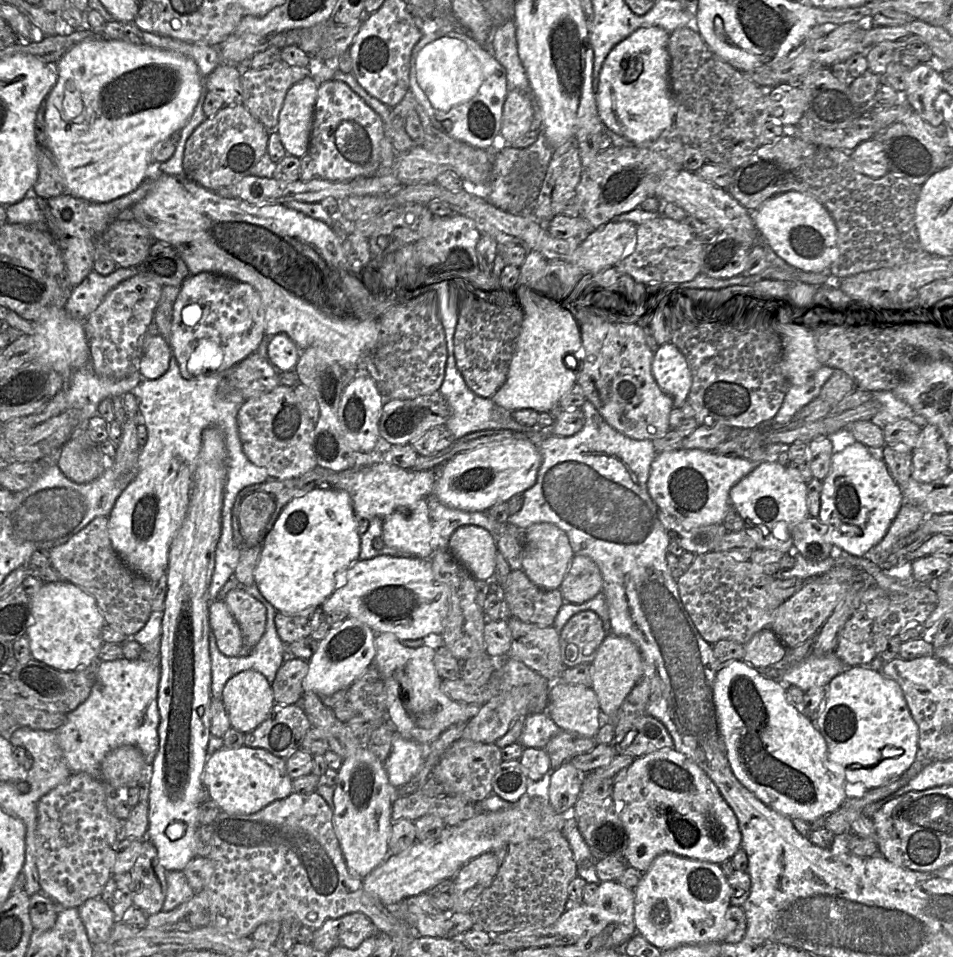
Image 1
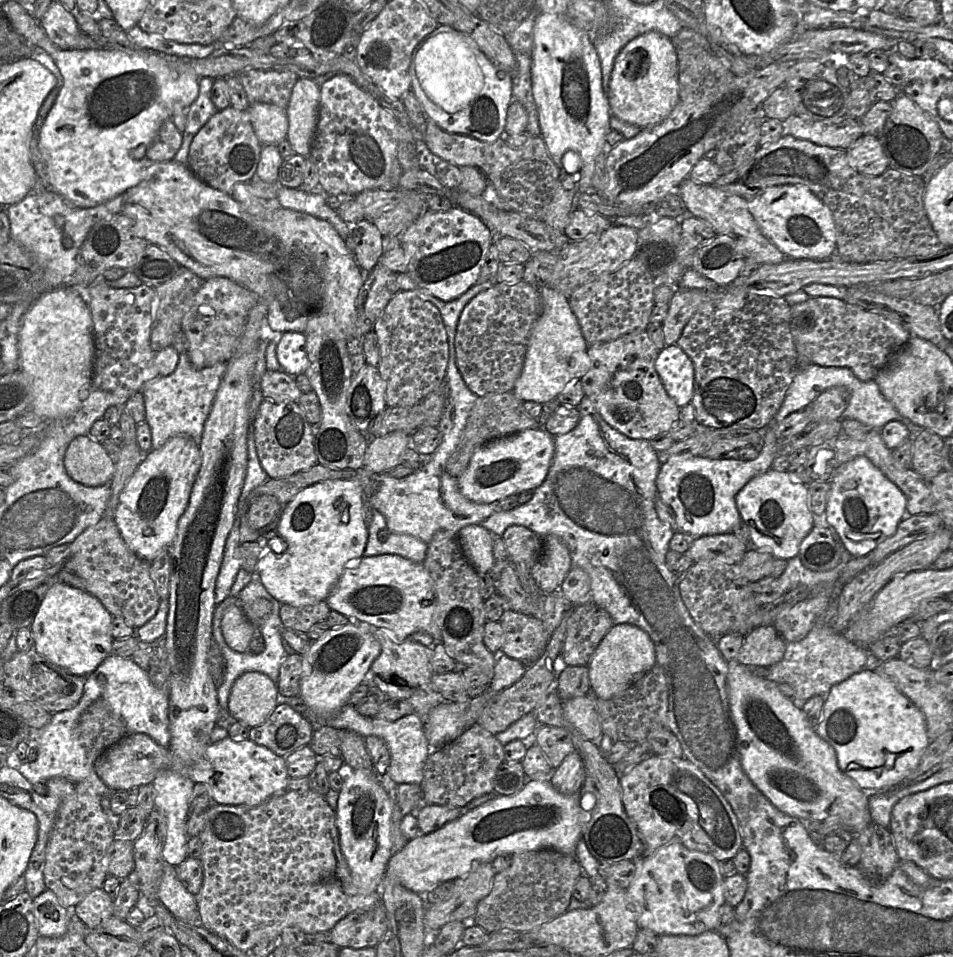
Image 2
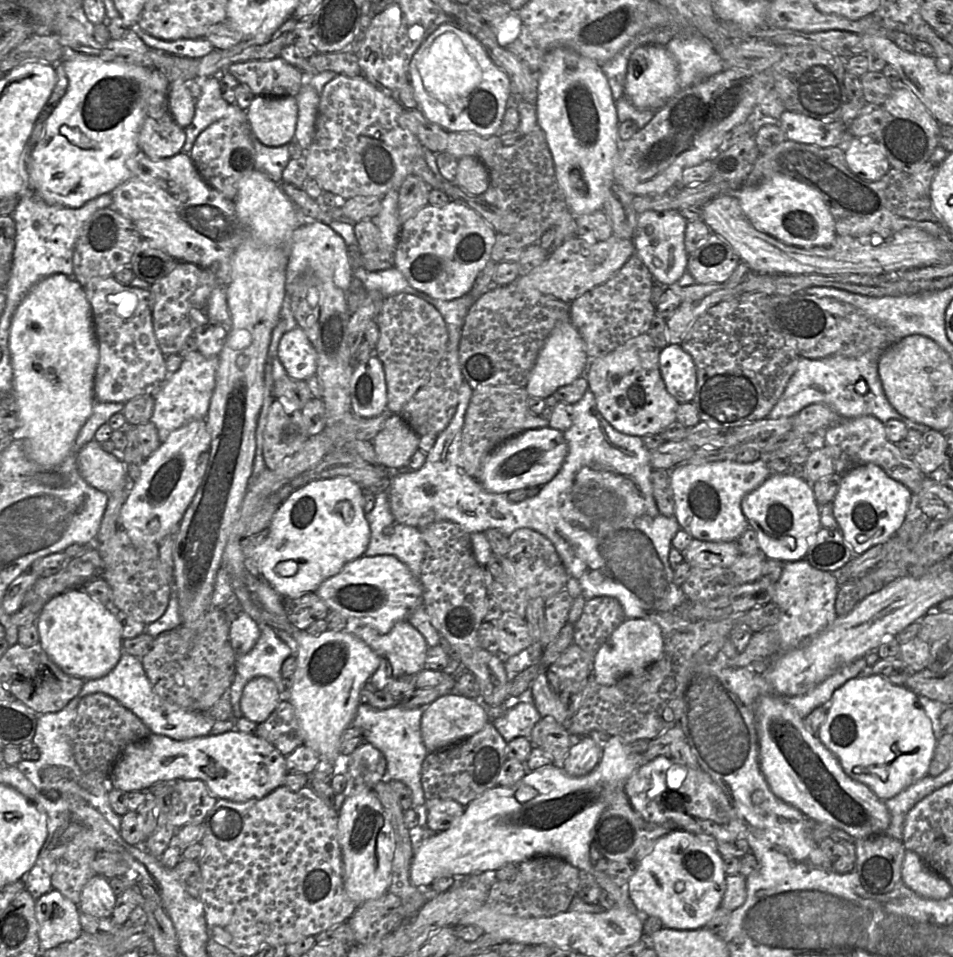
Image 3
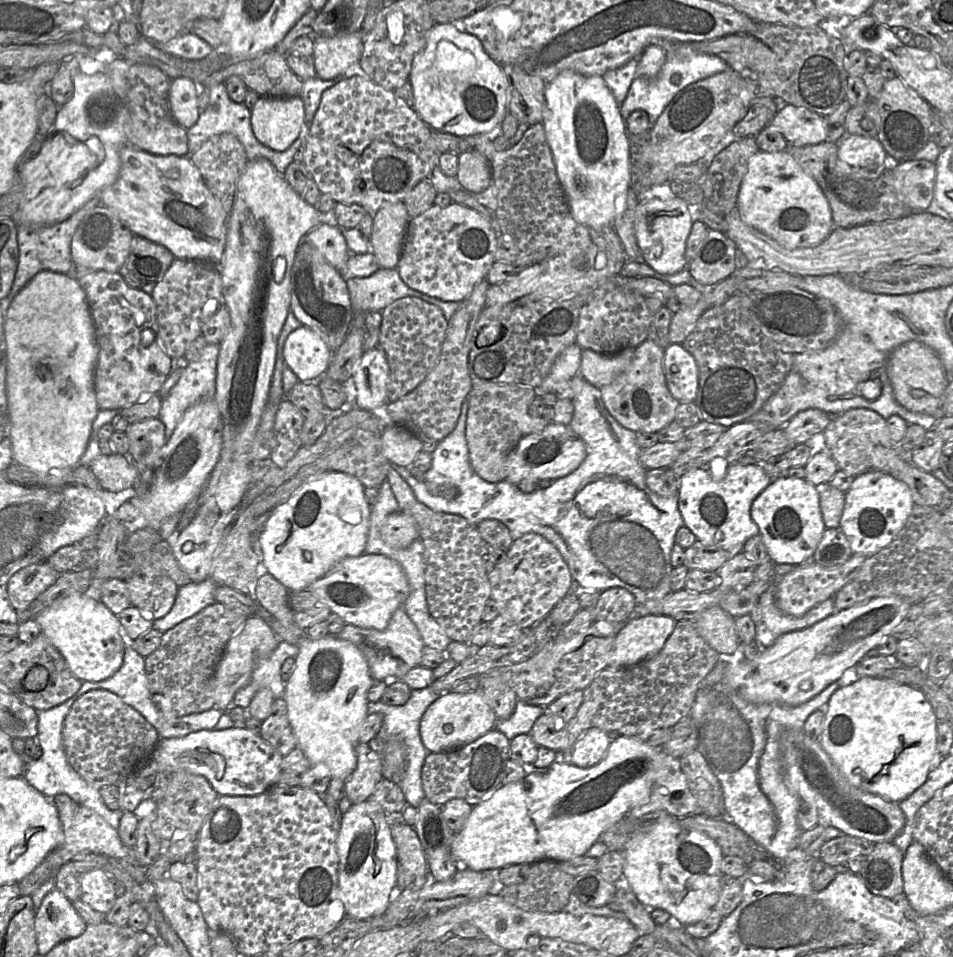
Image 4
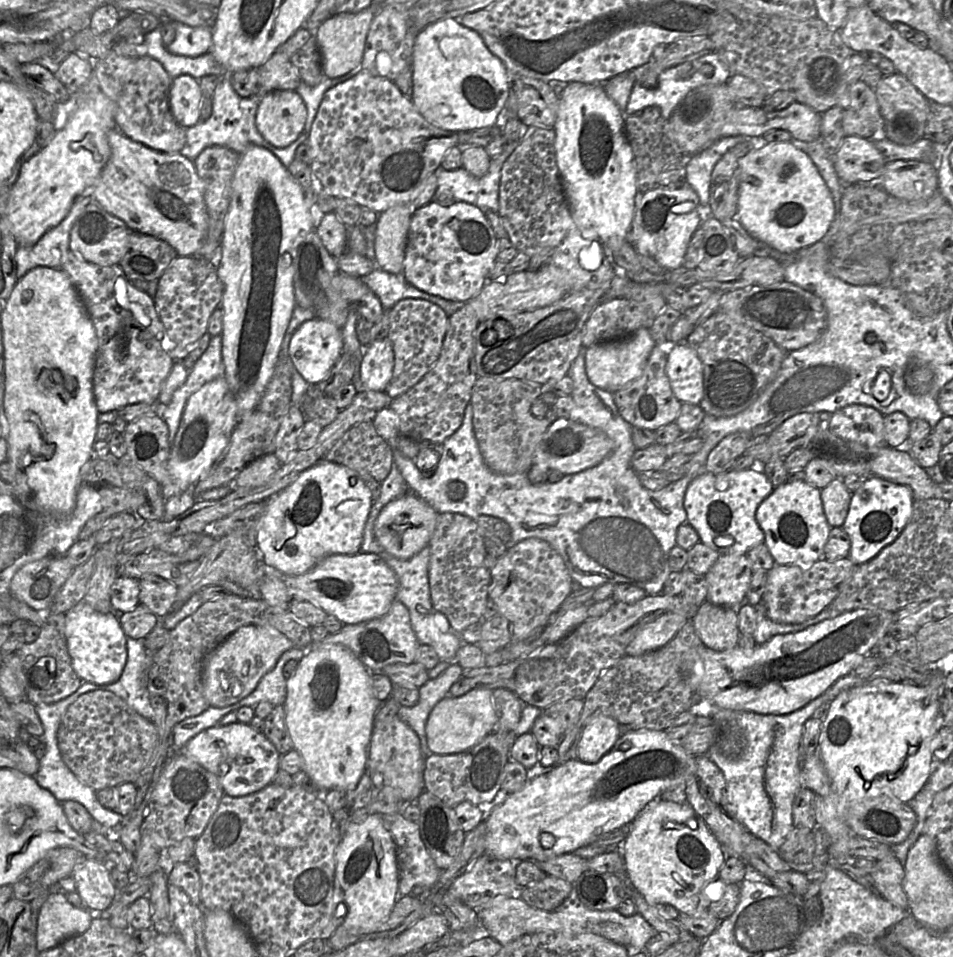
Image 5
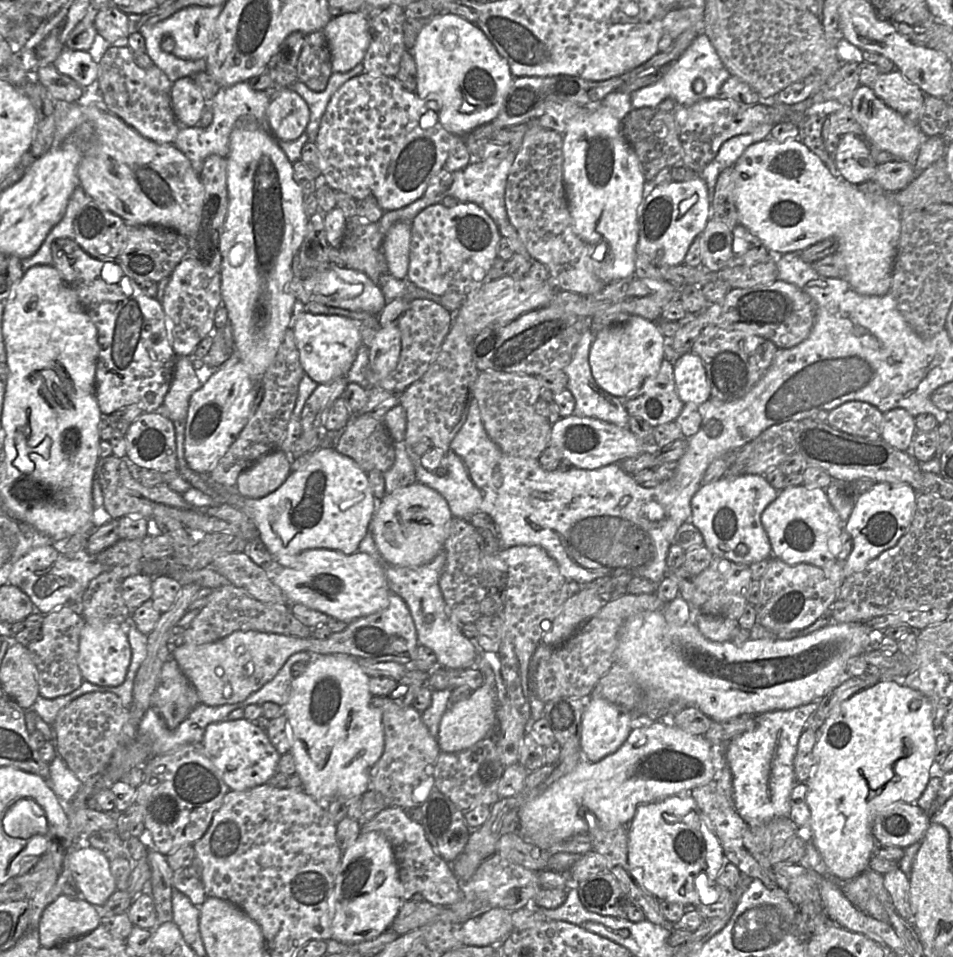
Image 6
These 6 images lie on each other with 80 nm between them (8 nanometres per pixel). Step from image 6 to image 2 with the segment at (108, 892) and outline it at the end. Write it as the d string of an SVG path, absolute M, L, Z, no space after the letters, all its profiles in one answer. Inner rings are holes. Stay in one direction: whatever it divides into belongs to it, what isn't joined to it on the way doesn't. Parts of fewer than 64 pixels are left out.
M104 888L96 889L74 908L74 914L88 929L95 929L113 916L113 900Z

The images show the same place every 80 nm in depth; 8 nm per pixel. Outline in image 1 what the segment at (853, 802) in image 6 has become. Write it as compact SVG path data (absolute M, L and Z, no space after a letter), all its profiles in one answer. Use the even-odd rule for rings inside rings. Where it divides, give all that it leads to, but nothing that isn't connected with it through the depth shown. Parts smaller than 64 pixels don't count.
M854 666L835 676L827 685L826 701L815 725L826 742L829 762L842 767L845 783L862 783L868 789L878 788L899 779L920 758L919 728L902 689L897 681L880 671Z

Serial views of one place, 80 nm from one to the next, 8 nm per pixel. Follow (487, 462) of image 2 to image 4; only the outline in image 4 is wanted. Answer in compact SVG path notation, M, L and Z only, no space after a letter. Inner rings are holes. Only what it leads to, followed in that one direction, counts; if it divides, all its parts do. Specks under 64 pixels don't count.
M550 423L542 431L524 436L508 454L505 480L515 485L523 479L556 480L576 470L585 457L585 443L568 425Z

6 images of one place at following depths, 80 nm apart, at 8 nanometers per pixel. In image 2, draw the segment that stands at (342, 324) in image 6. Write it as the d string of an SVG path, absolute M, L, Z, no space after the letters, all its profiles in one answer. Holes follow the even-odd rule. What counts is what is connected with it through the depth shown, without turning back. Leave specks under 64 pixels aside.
M284 332L279 337L277 359L284 372L291 376L305 374L308 367L306 341L306 334L300 332Z

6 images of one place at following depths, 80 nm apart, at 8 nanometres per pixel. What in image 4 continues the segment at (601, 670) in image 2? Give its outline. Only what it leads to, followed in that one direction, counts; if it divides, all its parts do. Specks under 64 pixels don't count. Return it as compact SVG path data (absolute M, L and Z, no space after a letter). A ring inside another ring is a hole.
M665 615L631 617L616 635L607 668L632 666L656 655L676 623L674 618Z

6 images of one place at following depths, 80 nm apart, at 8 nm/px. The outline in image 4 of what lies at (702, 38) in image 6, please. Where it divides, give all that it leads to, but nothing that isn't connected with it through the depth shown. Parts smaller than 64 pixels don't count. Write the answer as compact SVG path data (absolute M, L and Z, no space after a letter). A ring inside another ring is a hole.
M676 45L665 47L667 54L666 61L655 77L638 76L633 80L625 100L620 105L620 113L624 120L633 111L644 110L648 113L651 128L672 99L688 85L730 69L728 64L716 55L705 53L676 55L674 51L675 47Z

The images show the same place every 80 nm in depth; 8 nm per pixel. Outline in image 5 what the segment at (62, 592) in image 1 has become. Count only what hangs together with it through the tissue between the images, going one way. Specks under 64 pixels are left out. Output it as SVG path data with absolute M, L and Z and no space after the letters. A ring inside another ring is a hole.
M81 601L65 614L65 636L72 667L84 682L110 684L117 681L127 662L127 637L115 612L101 613Z

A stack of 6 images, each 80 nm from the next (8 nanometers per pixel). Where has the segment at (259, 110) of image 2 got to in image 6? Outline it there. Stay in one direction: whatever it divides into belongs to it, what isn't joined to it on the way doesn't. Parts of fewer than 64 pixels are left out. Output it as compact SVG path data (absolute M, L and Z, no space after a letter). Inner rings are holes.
M292 88L270 99L266 119L270 133L278 141L294 141L306 130L310 110L305 100Z

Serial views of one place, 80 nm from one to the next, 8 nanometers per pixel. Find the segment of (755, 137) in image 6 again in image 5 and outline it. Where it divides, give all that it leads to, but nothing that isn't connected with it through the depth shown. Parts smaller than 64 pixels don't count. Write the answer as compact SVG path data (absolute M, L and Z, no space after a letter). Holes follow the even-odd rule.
M727 136L691 156L686 164L687 183L695 190L702 205L709 204L710 179L715 164L732 147L748 140L745 136Z

